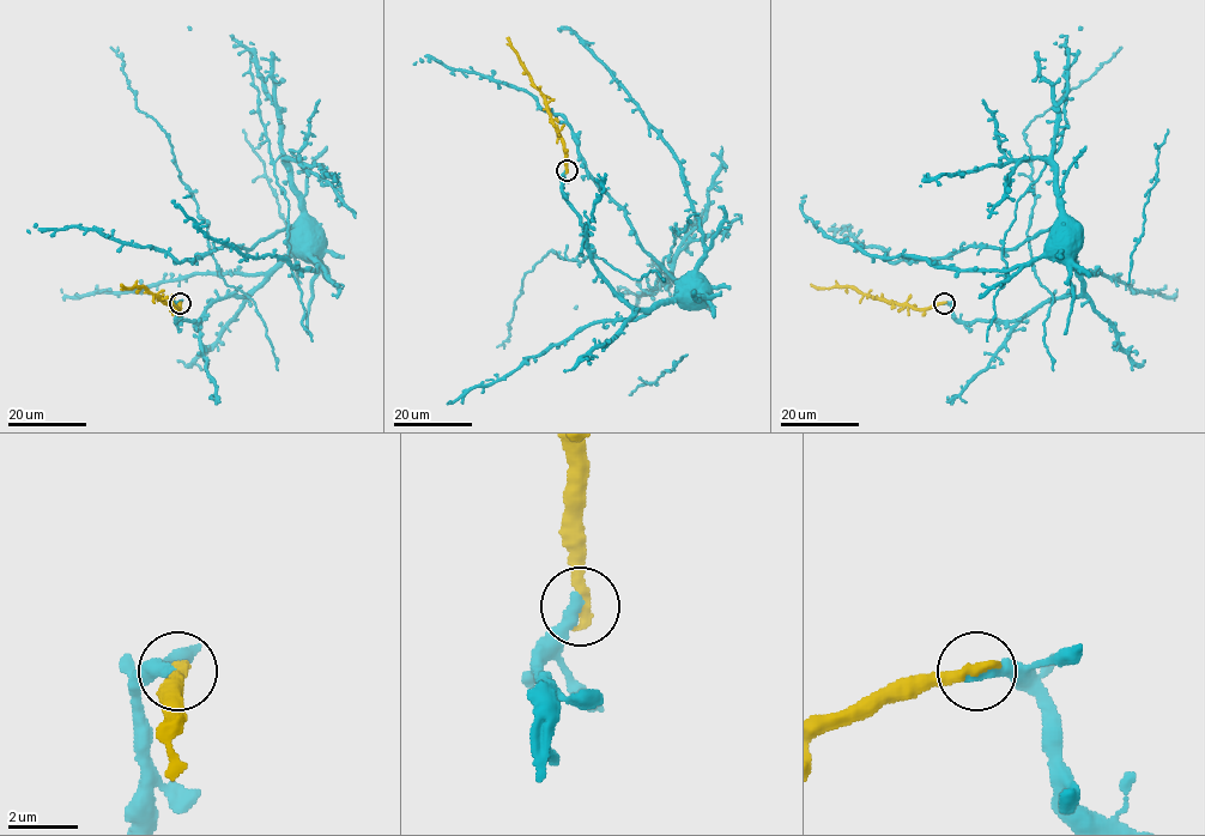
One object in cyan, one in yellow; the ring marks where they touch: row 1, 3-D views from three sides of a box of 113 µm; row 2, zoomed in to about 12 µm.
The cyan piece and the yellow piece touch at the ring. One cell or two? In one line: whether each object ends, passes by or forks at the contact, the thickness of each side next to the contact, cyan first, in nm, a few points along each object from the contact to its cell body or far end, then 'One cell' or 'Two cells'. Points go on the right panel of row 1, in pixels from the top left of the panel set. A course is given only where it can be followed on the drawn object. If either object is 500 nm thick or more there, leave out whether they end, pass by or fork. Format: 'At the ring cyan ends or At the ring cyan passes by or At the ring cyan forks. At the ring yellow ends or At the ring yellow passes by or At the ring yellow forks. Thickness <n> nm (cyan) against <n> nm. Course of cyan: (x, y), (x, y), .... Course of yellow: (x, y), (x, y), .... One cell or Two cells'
At the ring cyan ends. At the ring yellow ends. Thickness 400 nm (cyan) against 380 nm. Course of cyan: (944, 302), (962, 321), (1000, 322), (1017, 321), (1045, 302), (1078, 296), (1082, 282), (1072, 256), (1053, 232). Course of yellow: (944, 302), (913, 309), (869, 296), (852, 286), (819, 288), (810, 284). One cell

